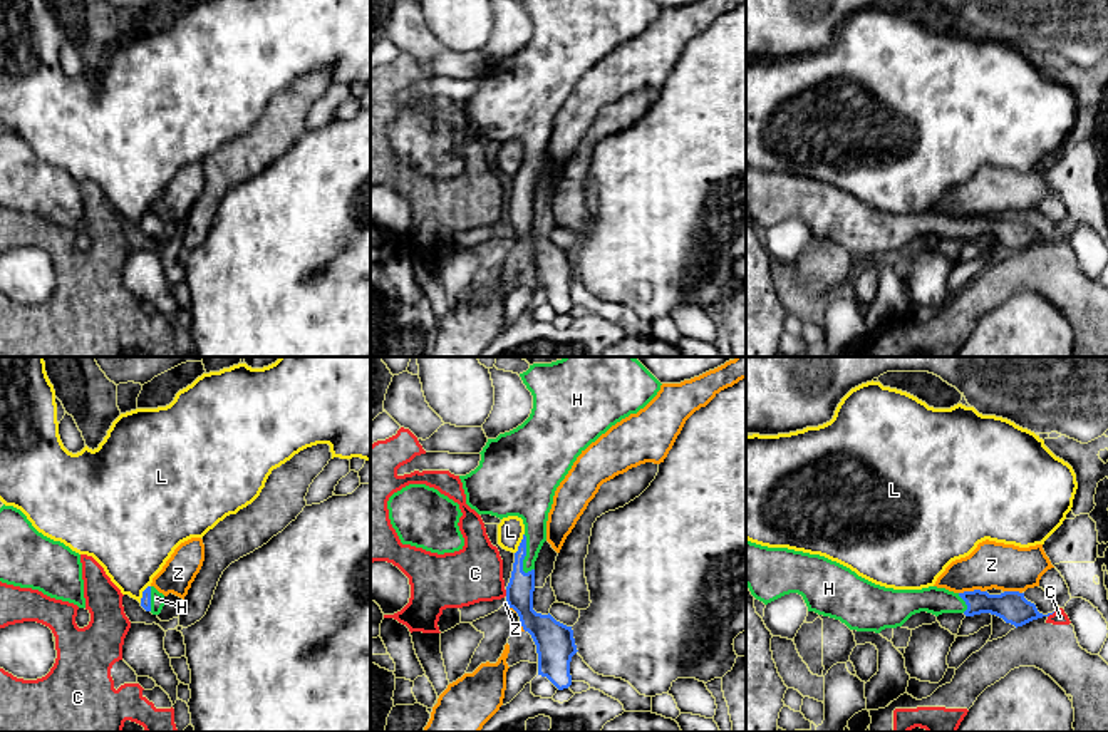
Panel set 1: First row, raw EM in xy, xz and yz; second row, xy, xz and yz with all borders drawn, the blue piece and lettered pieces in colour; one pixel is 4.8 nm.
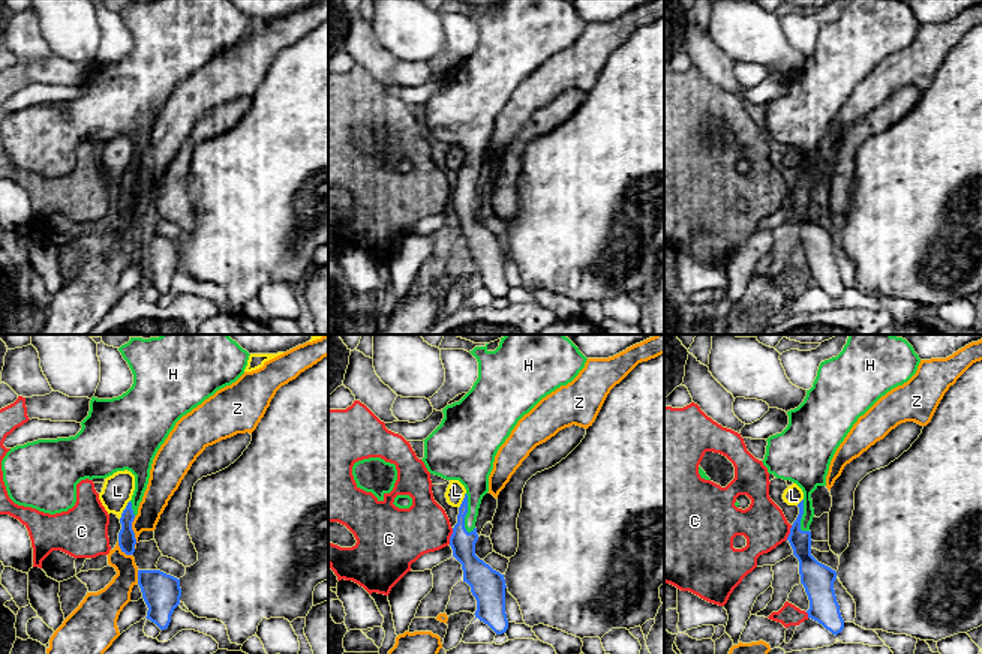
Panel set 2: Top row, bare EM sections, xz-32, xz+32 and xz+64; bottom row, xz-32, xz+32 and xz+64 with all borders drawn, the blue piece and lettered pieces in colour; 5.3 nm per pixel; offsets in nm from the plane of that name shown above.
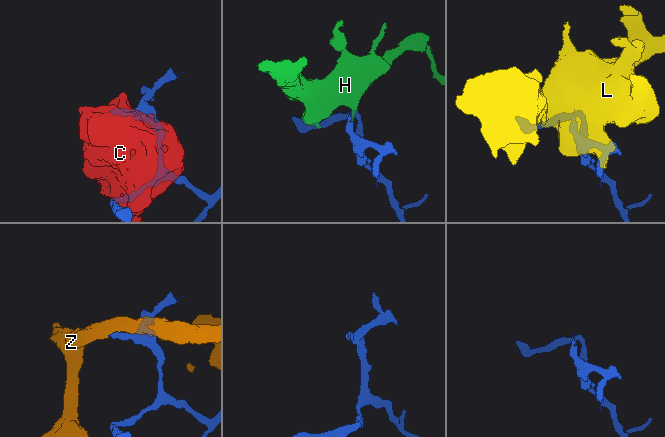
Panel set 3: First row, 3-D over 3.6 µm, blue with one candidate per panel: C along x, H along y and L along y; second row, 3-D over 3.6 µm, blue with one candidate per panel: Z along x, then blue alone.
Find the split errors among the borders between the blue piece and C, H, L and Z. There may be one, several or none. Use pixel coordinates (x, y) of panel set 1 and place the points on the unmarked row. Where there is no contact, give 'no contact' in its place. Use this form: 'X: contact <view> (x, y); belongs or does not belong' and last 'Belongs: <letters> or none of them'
C: contact yz (1053, 237); does not belong
H: contact xz (525, 180); belongs
L: contact xz (520, 168); does not belong
Z: contact yz (971, 216); does not belong
Belongs: H

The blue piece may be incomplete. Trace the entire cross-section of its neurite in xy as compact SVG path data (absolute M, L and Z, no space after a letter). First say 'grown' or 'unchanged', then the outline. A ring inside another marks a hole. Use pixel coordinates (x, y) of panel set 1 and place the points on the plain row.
grown; M148 211L142 216L141 231L153 240L159 240L164 231L164 219L159 218L154 211Z

